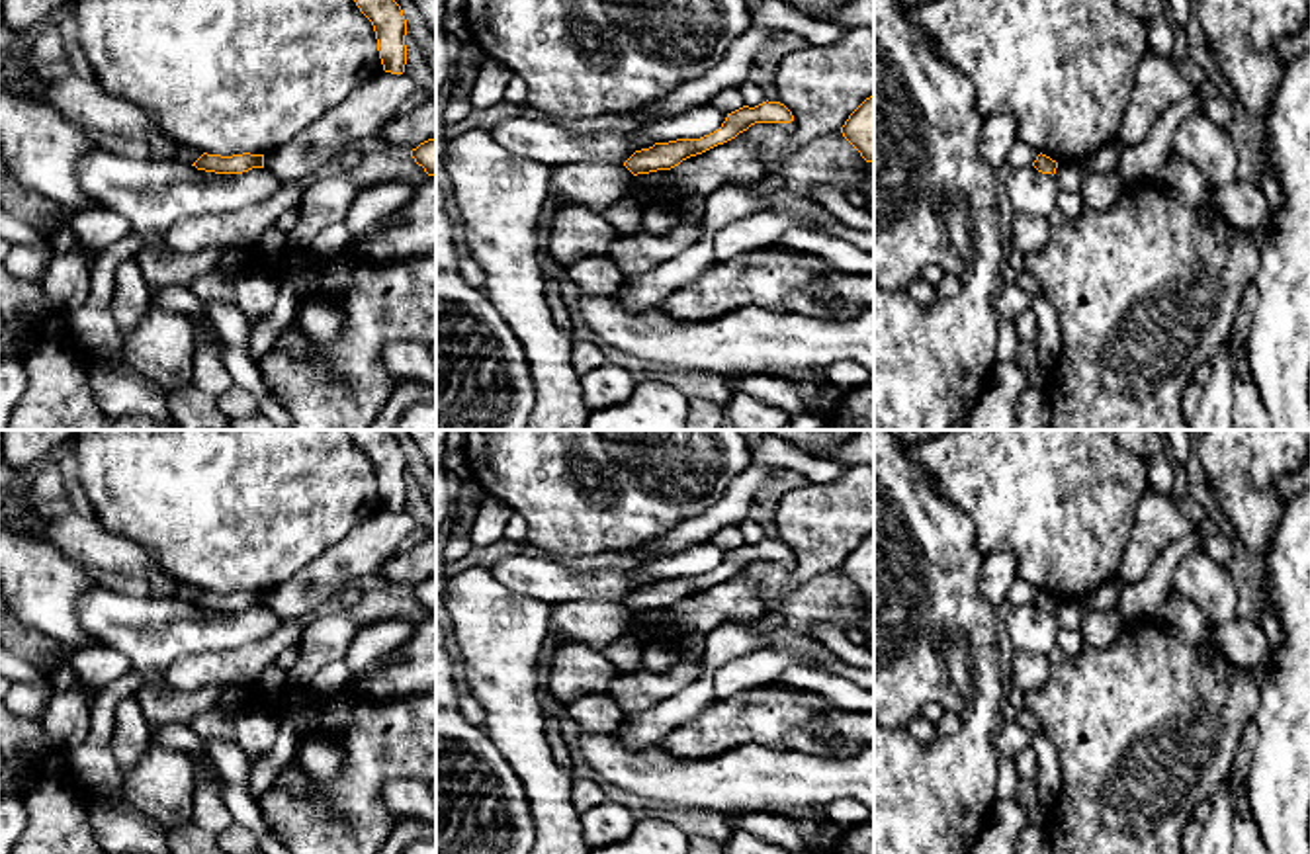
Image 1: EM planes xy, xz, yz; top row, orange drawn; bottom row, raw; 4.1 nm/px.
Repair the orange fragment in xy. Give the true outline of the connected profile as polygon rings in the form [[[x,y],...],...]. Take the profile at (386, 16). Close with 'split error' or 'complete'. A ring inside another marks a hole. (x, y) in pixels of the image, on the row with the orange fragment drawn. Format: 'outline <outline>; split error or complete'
outline [[[354,0],[371,21],[385,72],[403,74],[407,64],[407,20],[395,0]]]; complete

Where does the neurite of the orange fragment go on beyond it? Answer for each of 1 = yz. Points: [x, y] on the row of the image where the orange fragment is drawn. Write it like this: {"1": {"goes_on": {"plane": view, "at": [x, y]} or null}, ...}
{"1": {"goes_on": null}}

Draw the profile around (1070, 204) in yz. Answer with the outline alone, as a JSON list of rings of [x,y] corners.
[[[1062,190],[1058,193],[1056,207],[1071,219],[1077,219],[1085,211],[1081,193]]]

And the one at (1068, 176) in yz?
[[[1058,164],[1054,178],[1062,192],[1079,193],[1085,174],[1079,164]]]

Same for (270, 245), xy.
[[[274,223],[260,235],[260,238],[248,250],[256,260],[264,264],[274,264],[285,248],[287,235]]]

